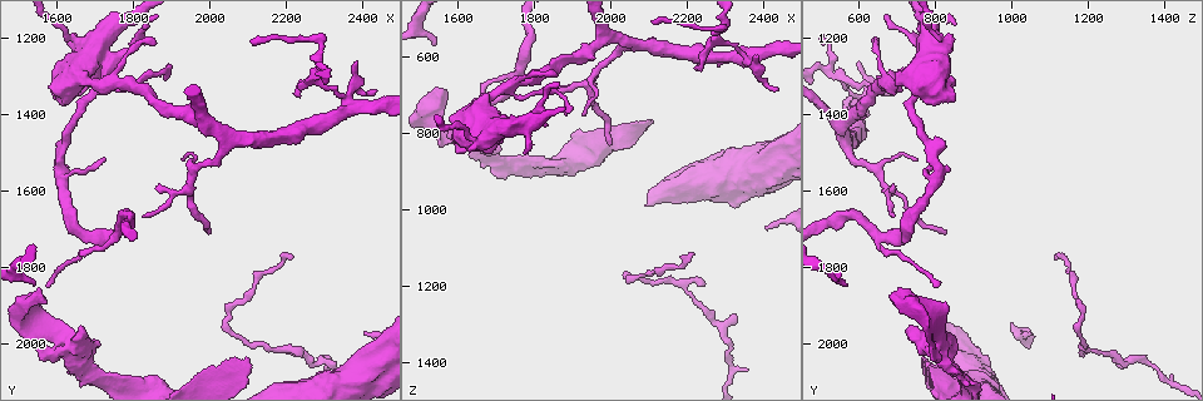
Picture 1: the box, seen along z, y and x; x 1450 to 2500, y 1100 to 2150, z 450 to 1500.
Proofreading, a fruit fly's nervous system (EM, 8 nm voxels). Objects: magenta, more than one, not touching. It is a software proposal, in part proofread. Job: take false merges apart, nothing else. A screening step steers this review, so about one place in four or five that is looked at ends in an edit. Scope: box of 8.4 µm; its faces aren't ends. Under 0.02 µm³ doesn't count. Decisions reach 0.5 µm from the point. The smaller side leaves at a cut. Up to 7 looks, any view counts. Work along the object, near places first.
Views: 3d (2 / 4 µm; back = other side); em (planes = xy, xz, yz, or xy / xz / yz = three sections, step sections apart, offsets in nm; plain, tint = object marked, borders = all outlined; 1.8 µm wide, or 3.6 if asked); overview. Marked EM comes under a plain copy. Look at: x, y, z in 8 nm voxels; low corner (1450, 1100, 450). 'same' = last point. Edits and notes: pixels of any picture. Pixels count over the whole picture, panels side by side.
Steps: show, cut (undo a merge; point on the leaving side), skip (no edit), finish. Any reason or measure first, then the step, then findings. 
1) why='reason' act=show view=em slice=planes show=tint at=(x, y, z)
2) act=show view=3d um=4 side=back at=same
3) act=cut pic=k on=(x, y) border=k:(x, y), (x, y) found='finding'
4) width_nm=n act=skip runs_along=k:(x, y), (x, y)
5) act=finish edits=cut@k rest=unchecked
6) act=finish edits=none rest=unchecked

why='thin arm on a thick one' act=show view=em um=3.6 slice=planes show=tint at=(1665, 1225, 815)

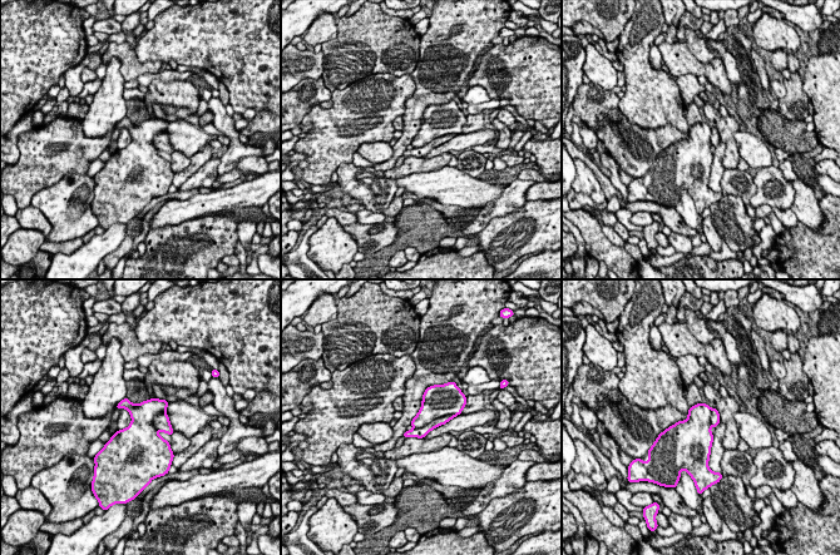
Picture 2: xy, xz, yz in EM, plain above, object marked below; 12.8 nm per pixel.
act=cut pic=2 on=(421, 432) found='two neurons meet here'

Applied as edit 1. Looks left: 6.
act=show view=overview

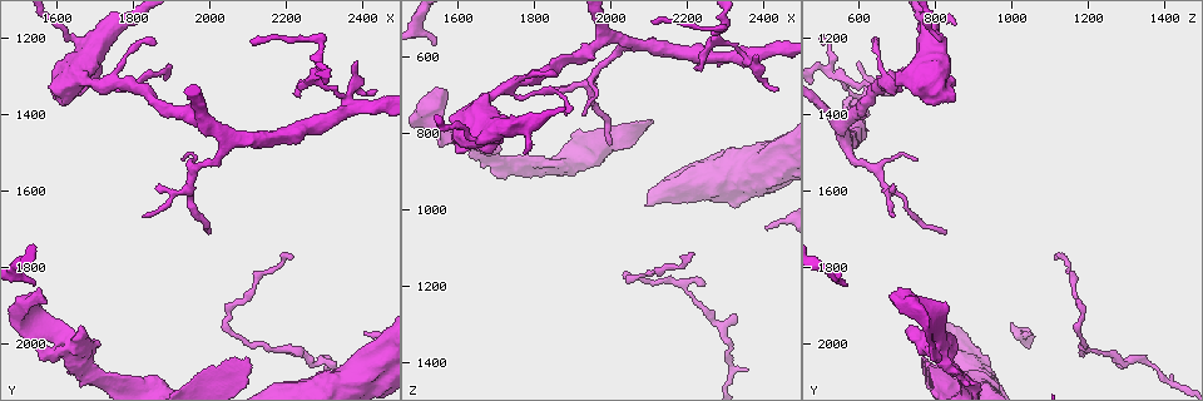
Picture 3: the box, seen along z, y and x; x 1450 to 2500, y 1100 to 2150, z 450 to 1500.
why='four or more arms meet' act=show view=3d um=4 at=(2040, 1450, 565)

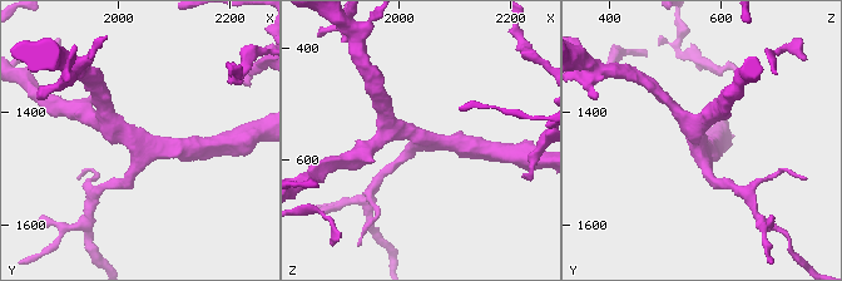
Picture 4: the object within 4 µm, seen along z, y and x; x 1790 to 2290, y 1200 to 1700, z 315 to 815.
arms=4 act=show view=em slice=planes show=tint at=(2035, 1455, 565)

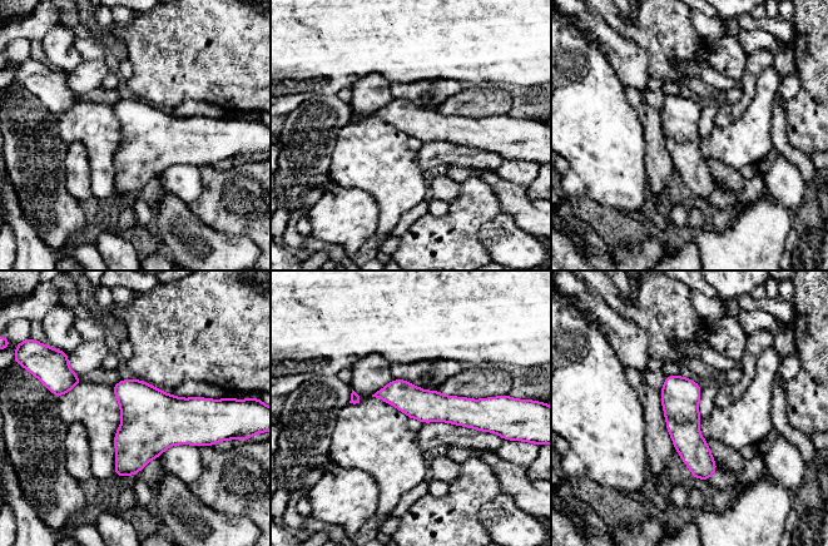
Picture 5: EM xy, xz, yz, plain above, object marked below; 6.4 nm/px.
act=skip runs_along=5:(378, 395), (435, 407), (486, 405) found='continuous, no second neuron'

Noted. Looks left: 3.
why='branch point' act=show view=em slice=planes show=tint at=(1650, 2060, 830)

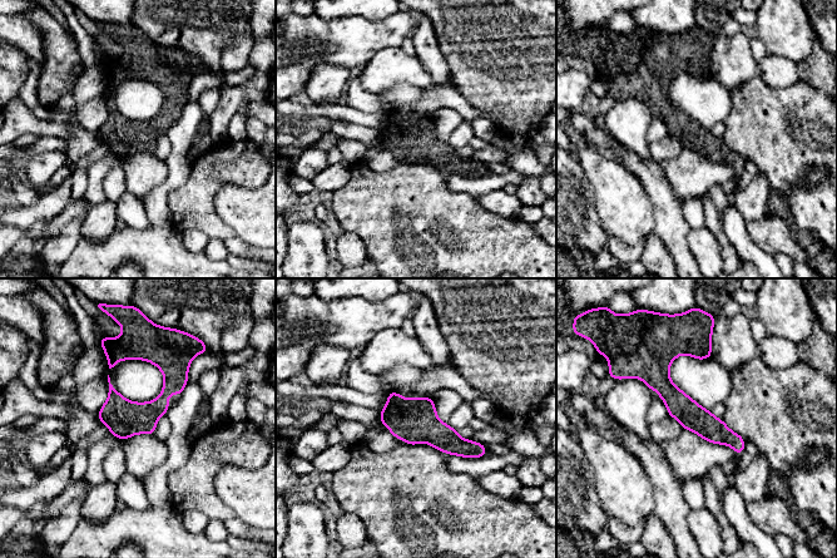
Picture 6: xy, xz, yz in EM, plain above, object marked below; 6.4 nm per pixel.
act=skip runs_along=6:(691, 344), (663, 363), (663, 385), (739, 450) found='all the same neuron'

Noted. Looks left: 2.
act=finish edits=cut@2 rest=unchecked

